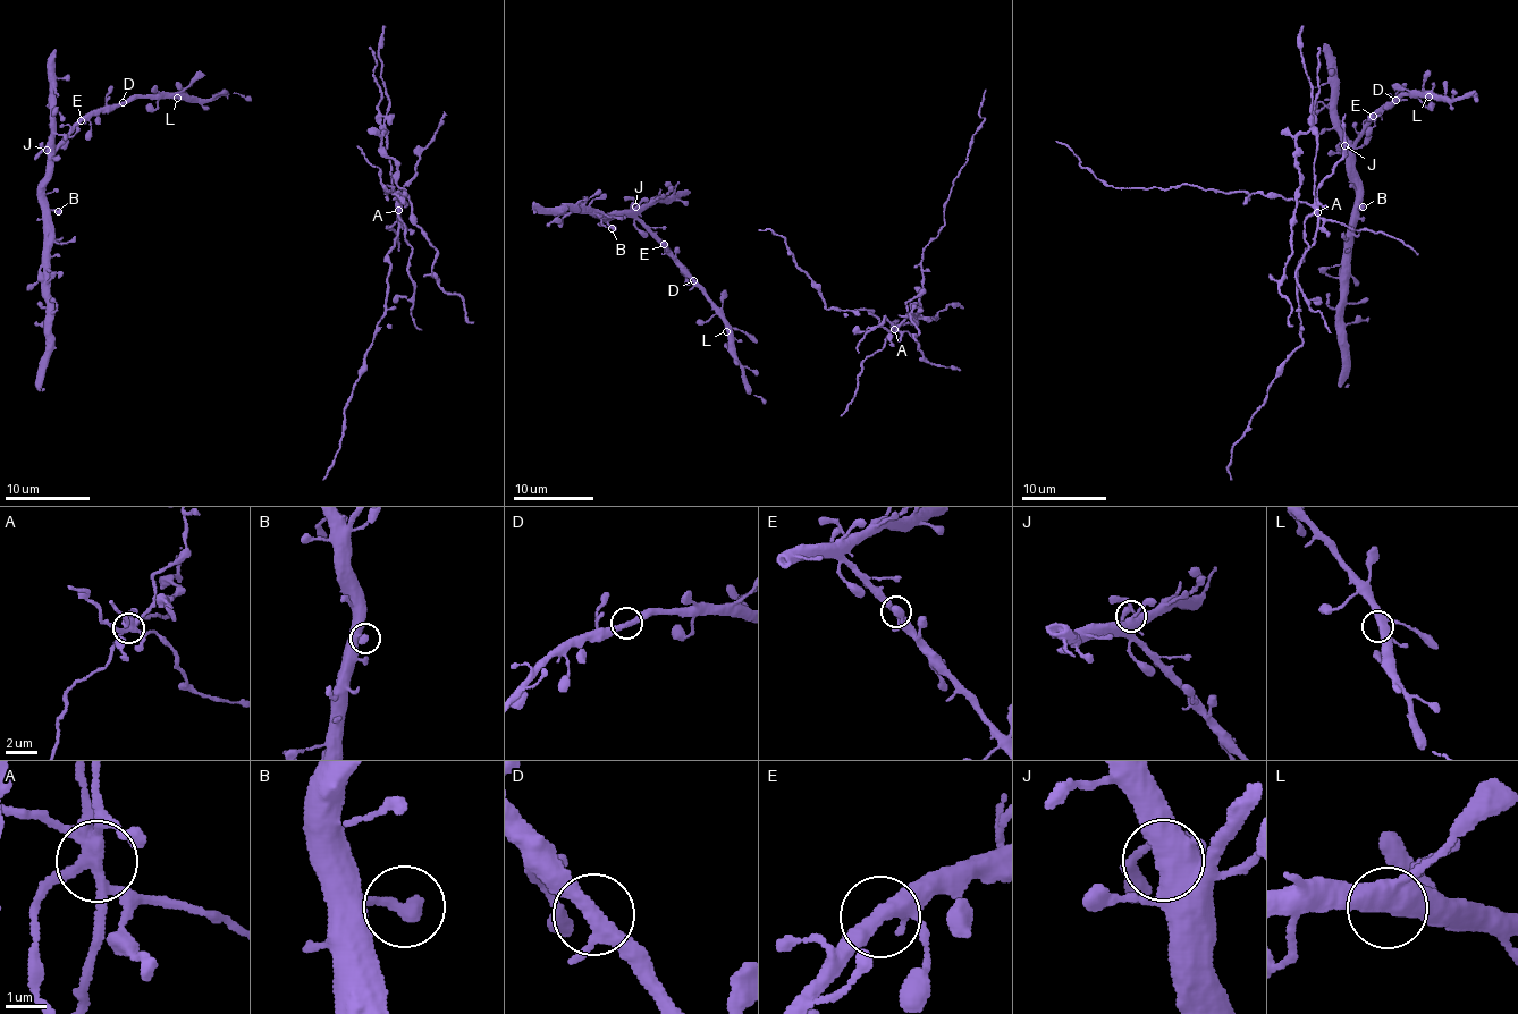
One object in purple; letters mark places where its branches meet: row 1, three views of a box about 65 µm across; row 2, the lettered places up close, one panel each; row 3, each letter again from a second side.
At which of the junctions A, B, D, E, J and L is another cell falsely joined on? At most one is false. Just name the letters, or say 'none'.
A

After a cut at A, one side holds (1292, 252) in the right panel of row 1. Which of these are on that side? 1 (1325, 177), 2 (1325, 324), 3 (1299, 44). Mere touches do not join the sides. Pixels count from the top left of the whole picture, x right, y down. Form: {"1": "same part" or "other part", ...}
{"1": "other part", "2": "same part", "3": "same part"}

